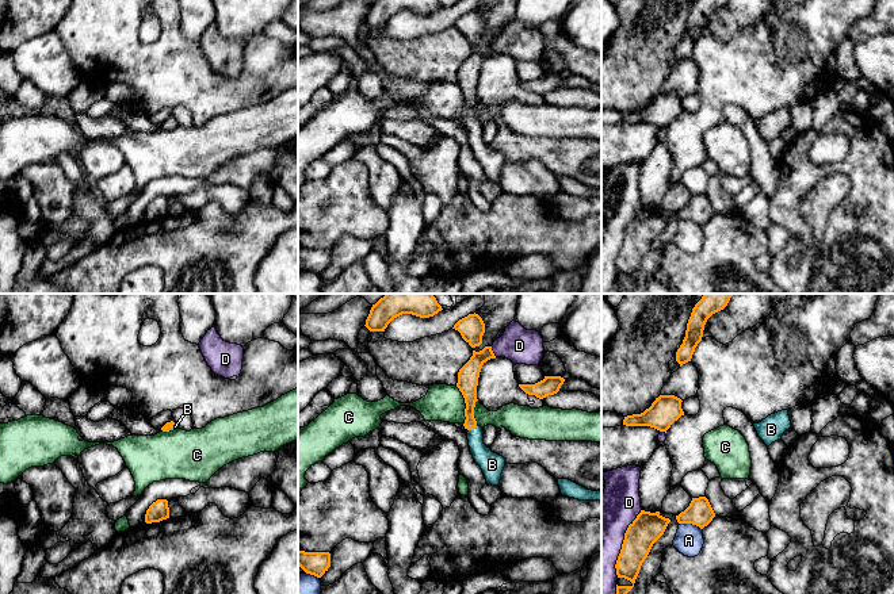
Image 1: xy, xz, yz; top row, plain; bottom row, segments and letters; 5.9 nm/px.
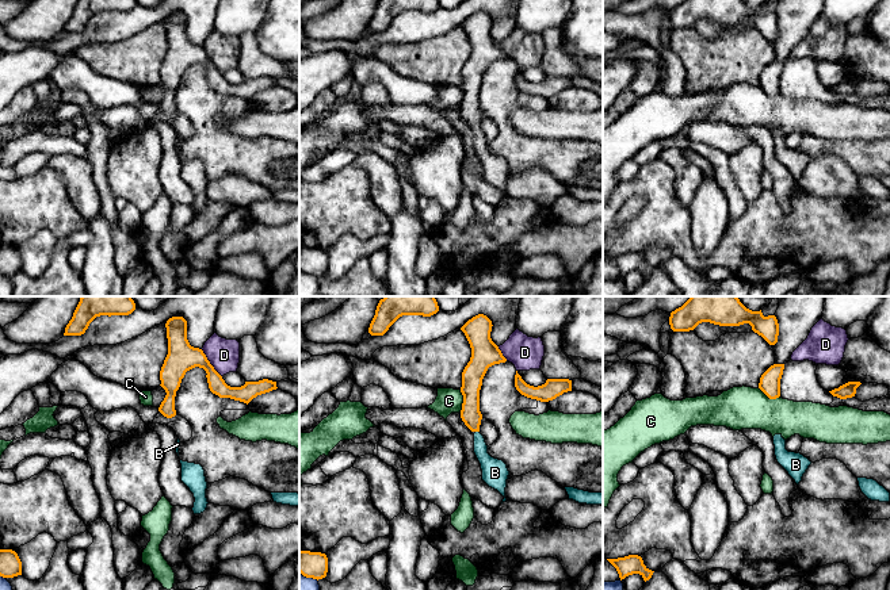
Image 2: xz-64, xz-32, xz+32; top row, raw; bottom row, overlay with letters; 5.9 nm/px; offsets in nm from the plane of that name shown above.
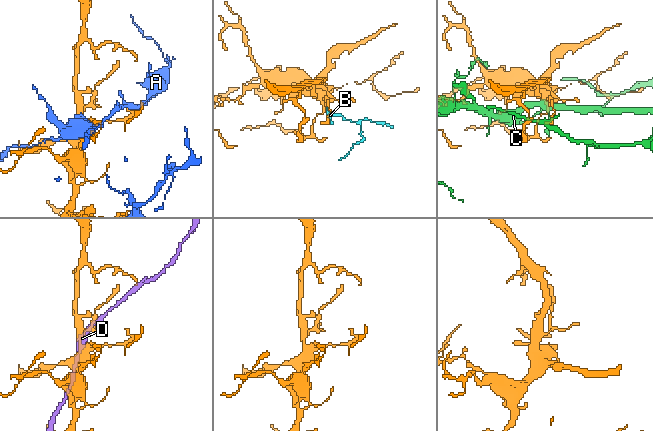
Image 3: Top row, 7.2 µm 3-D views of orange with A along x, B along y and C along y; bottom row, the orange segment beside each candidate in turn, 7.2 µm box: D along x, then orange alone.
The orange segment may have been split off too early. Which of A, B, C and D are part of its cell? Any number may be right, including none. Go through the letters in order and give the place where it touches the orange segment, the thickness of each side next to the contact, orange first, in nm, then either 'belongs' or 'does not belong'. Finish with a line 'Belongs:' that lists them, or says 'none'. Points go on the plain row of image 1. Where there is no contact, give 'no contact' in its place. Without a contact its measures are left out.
A: yz (691, 219) | 150/170 nm | does not belong
B: xz (473, 125) | 100/140 nm | belongs
C: xz (466, 102) | 130/220 nm | does not belong
D: yz (623, 240) | 180/300 nm | does not belong
Belongs: B

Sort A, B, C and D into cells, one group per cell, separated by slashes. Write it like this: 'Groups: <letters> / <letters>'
Groups: A / B / C / D

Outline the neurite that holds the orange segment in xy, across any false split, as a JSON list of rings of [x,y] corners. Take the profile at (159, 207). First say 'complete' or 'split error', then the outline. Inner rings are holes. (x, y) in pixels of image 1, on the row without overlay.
complete; [[[157,196],[153,199],[145,211],[146,221],[160,219],[167,215],[169,215],[169,204],[167,196]]]

